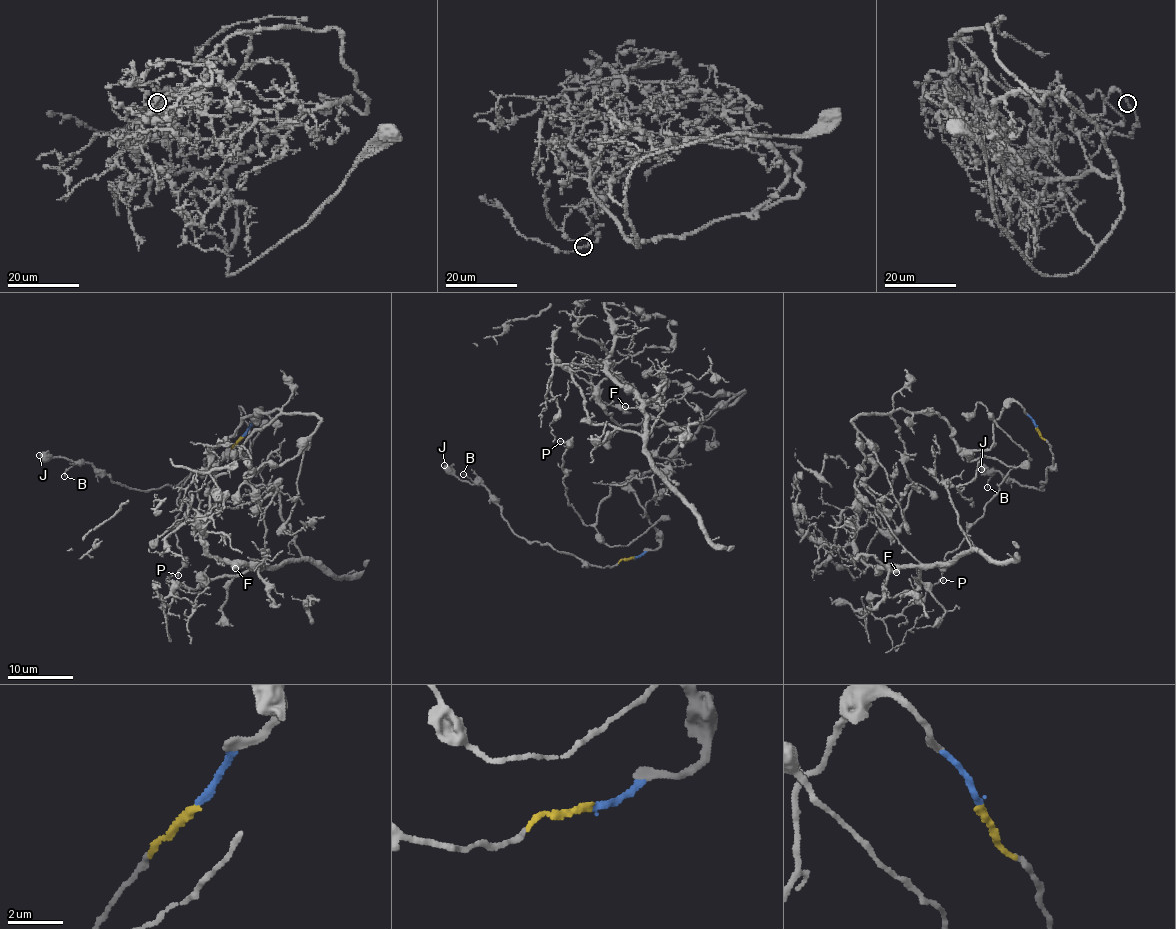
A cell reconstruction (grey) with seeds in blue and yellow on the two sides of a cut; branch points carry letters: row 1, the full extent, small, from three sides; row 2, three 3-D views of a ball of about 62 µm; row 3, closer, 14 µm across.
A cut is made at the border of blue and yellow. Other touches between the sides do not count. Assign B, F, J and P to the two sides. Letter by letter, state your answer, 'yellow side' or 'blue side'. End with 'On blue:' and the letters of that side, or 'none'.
B: yellow side
F: blue side
J: yellow side
P: blue side
On blue: F, P

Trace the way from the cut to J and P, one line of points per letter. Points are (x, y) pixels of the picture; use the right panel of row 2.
J: (1036, 427), (1049, 445), (1054, 463), (1048, 468), (1042, 490), (1006, 480), (993, 468), (980, 468)
P: (1036, 427), (1011, 401), (993, 423), (993, 446), (968, 460), (1015, 467), (945, 556), (942, 581)

